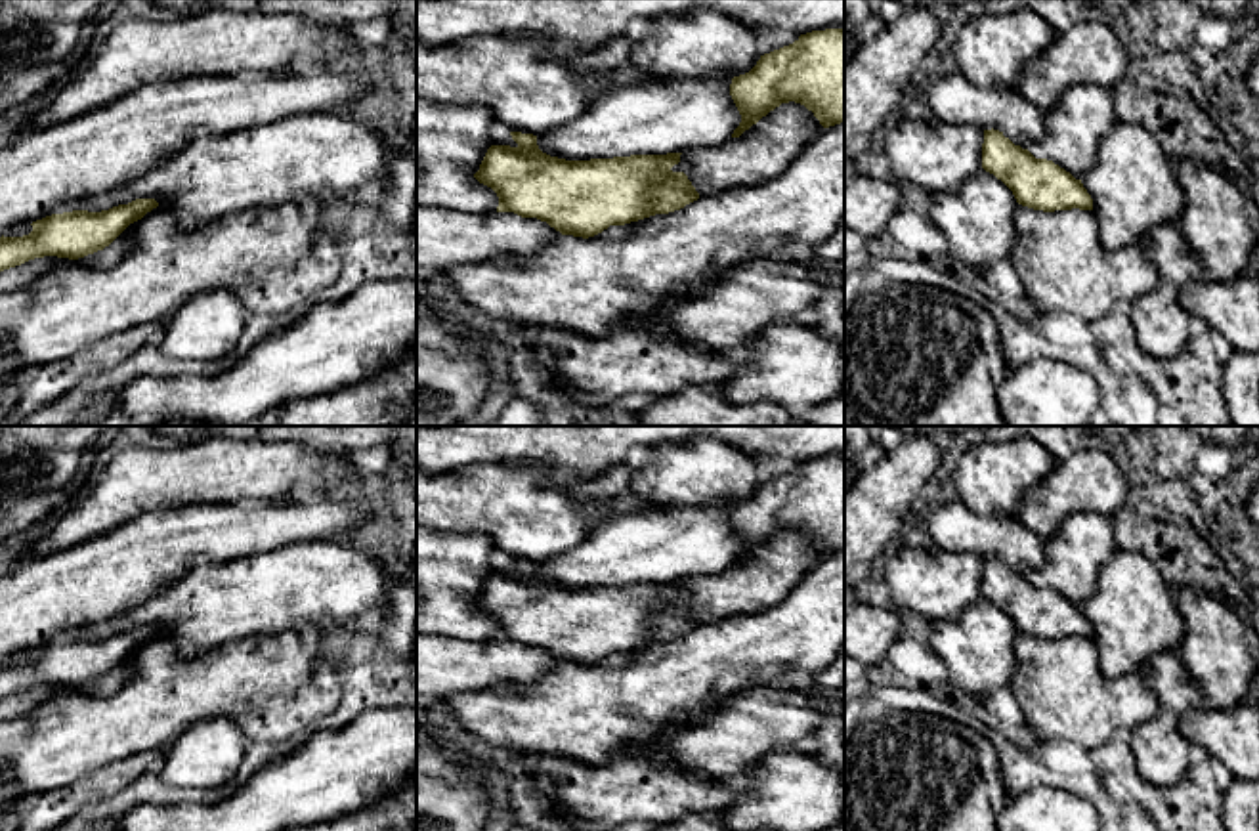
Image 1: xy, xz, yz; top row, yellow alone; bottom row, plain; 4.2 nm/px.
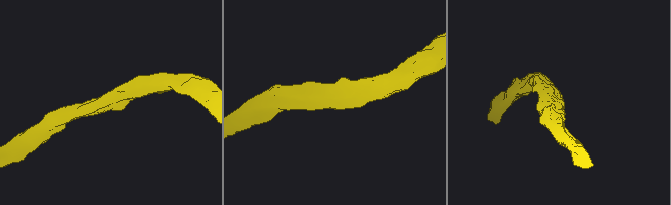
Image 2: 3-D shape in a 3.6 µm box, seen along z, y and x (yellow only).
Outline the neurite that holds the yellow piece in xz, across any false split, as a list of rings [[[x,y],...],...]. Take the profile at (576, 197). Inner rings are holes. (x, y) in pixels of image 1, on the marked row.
[[[533,134],[510,136],[518,145],[491,145],[474,178],[497,193],[497,212],[537,218],[562,235],[588,239],[609,225],[669,214],[699,199],[688,176],[671,170],[682,153],[565,160],[543,153]]]

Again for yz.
[[[984,130],[982,168],[1001,180],[1016,202],[1034,210],[1093,210],[1093,199],[1070,172],[1035,159],[999,130]]]

